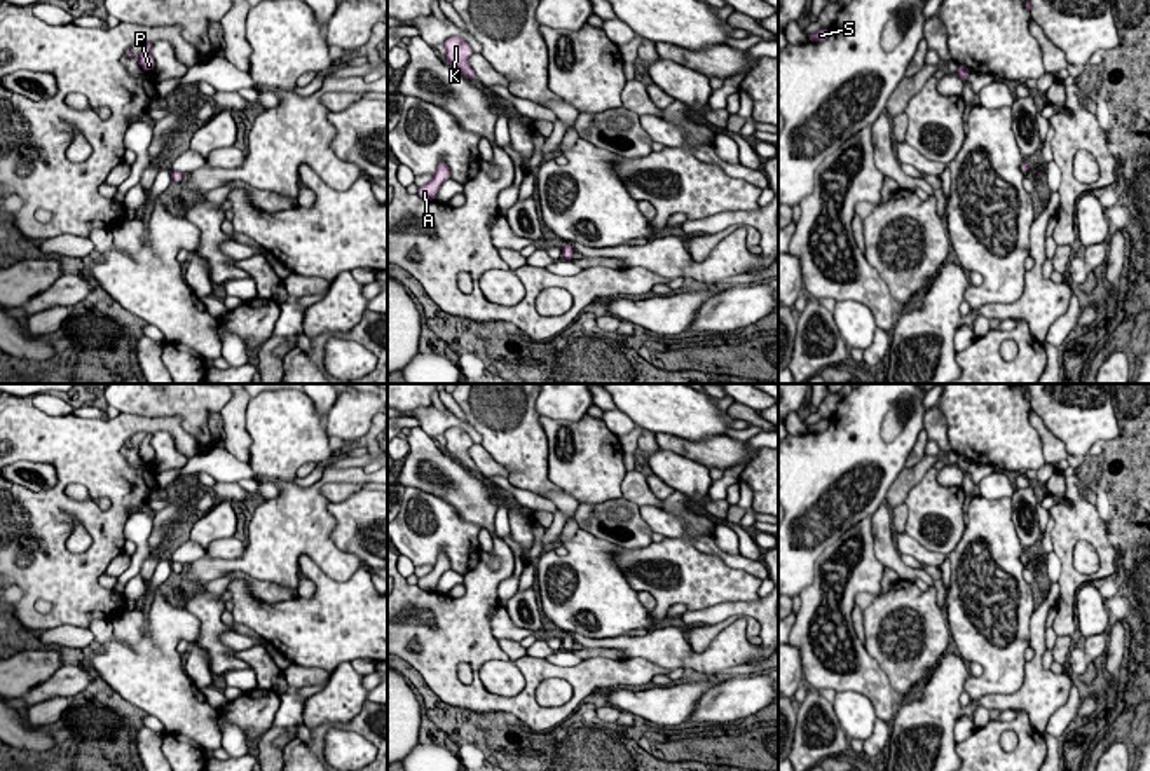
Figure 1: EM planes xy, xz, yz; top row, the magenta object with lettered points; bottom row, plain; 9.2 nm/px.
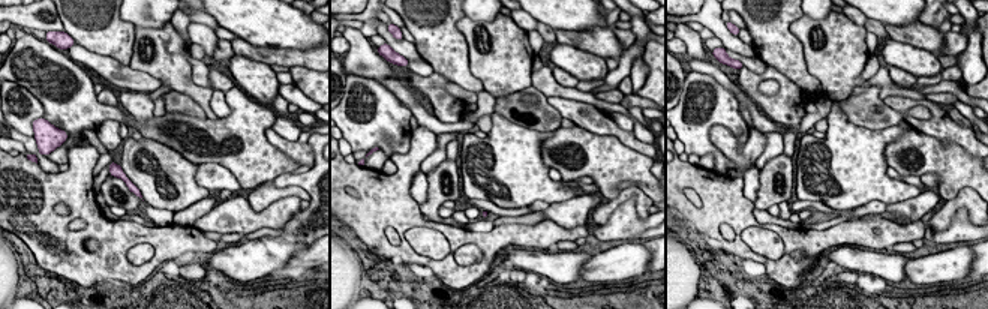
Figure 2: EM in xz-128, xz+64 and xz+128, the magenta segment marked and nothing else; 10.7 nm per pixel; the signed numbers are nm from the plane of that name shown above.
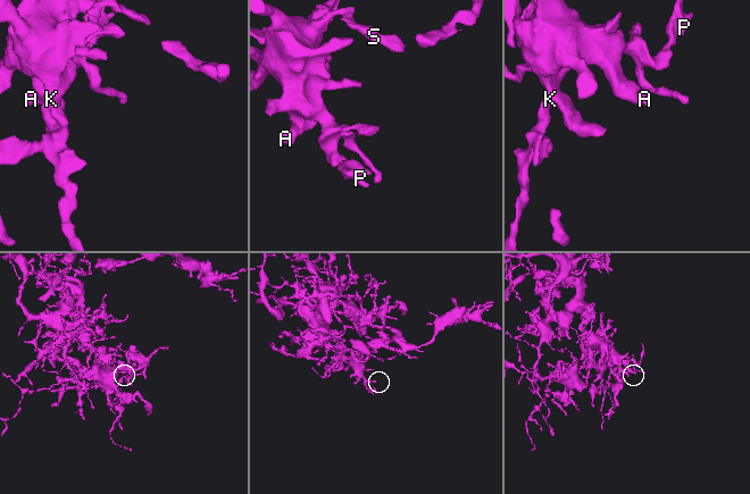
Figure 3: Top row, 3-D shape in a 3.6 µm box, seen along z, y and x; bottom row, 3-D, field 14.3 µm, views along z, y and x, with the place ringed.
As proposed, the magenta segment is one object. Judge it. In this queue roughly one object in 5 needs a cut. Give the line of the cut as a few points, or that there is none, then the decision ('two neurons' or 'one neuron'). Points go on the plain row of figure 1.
no cut | one neuron

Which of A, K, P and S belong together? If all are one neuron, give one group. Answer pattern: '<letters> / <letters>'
A K P S

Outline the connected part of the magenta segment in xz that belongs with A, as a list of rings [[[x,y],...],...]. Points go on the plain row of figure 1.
[[[442,549],[436,563],[433,565],[433,570],[429,574],[419,577],[417,586],[426,591],[435,591],[440,577],[447,570],[452,570],[452,567],[450,567],[450,560],[448,560],[447,553]]]

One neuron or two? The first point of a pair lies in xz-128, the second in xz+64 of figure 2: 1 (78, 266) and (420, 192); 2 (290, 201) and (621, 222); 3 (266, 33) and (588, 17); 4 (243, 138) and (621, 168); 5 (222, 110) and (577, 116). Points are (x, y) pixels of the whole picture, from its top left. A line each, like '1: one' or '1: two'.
1: two
2: one
3: one
4: one
5: one

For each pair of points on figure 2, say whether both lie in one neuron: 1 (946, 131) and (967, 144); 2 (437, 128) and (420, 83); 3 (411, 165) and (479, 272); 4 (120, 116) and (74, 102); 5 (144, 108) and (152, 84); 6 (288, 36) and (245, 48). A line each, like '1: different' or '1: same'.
1: same
2: different
3: same
4: same
5: different
6: different

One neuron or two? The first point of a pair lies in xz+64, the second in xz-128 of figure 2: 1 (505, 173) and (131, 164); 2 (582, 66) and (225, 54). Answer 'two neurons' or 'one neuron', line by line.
1: one neuron
2: two neurons

